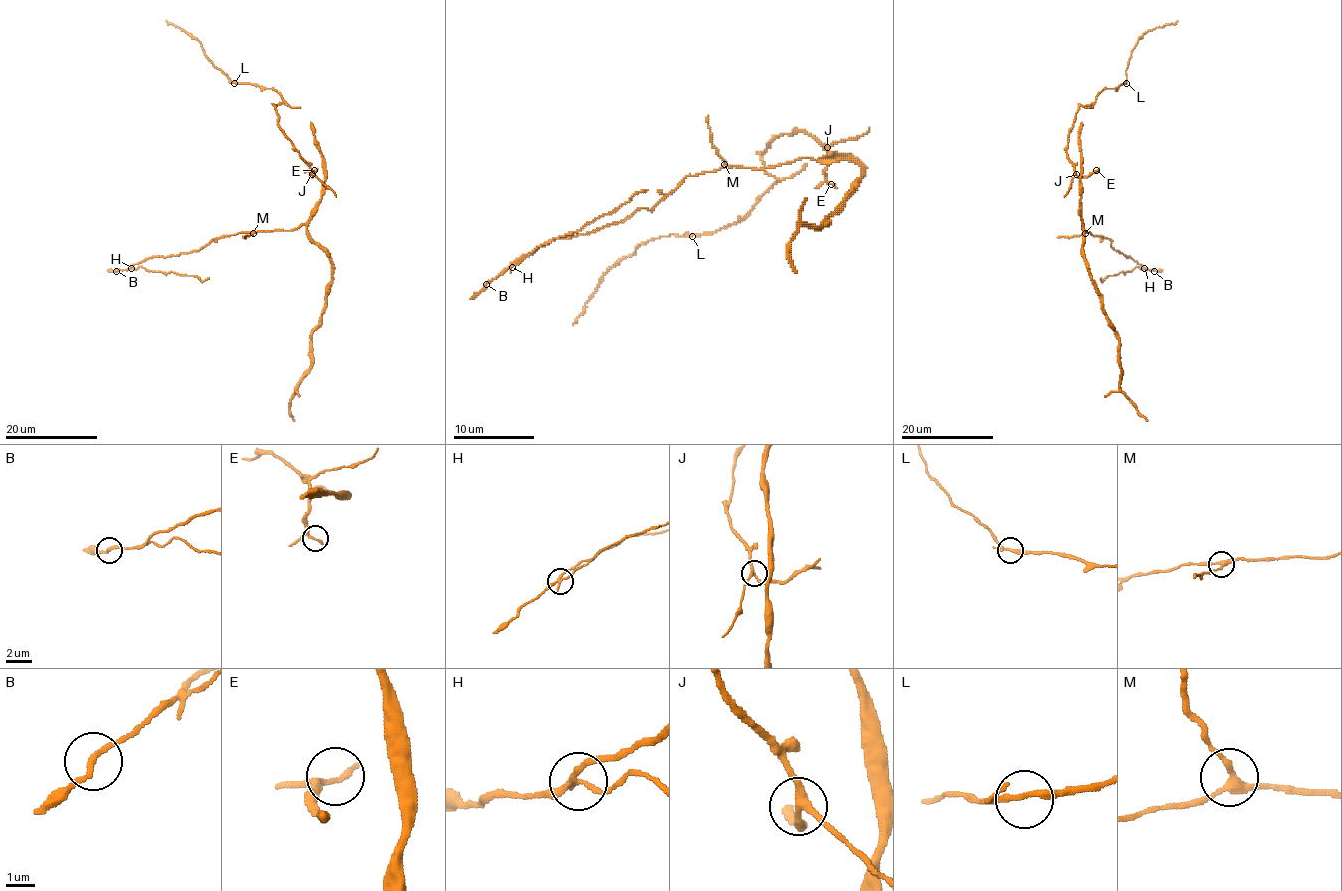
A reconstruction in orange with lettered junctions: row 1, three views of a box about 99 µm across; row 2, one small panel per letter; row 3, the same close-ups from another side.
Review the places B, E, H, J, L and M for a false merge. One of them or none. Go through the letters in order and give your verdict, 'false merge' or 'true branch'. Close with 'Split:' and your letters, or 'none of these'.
B: true branch
E: true branch
H: false merge
J: true branch
L: true branch
M: true branch
Split: H

